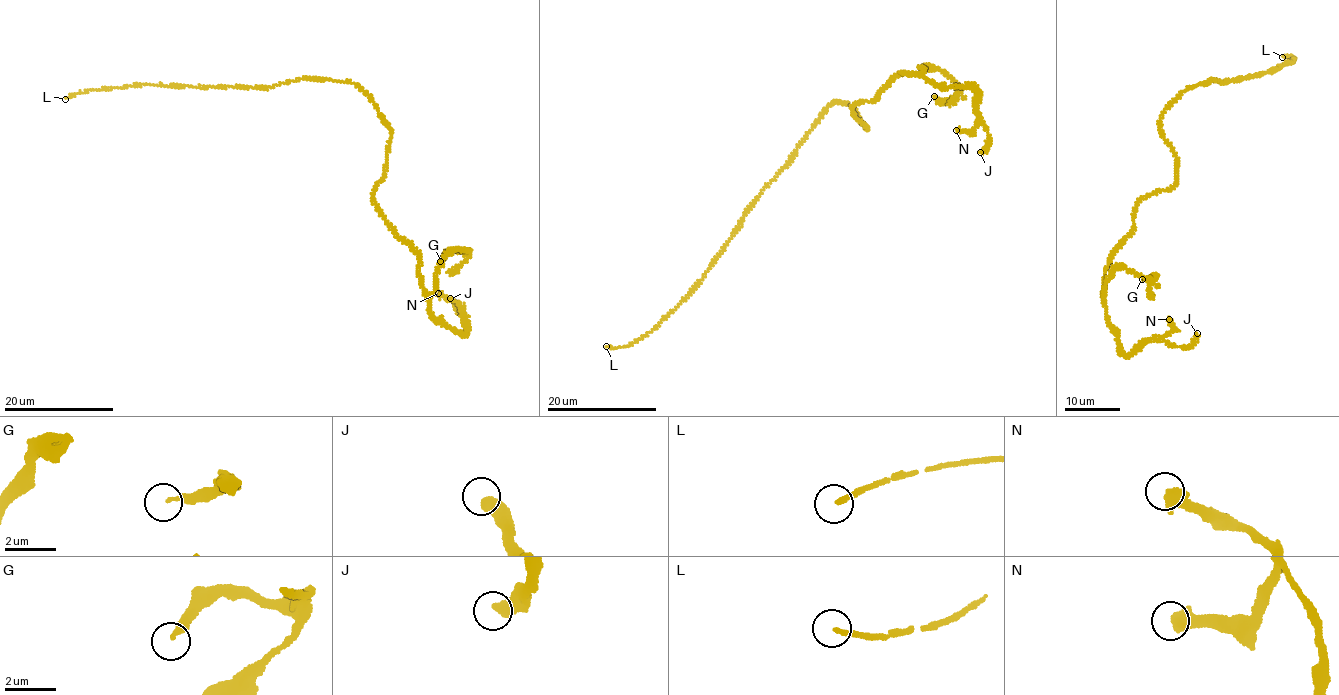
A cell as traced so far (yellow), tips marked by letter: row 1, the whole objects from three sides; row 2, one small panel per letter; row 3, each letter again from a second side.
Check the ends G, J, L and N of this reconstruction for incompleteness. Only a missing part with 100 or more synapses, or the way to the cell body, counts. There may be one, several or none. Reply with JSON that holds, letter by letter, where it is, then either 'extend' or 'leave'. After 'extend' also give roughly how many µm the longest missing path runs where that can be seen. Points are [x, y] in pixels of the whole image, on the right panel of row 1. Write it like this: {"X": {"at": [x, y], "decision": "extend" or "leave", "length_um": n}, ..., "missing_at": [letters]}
{"G": {"at": [1142, 279], "decision": "leave"}, "J": {"at": [1197, 333], "decision": "leave"}, "L": {"at": [1282, 57], "decision": "extend", "length_um": 130}, "N": {"at": [1169, 319], "decision": "leave"}, "missing_at": ["L"]}

